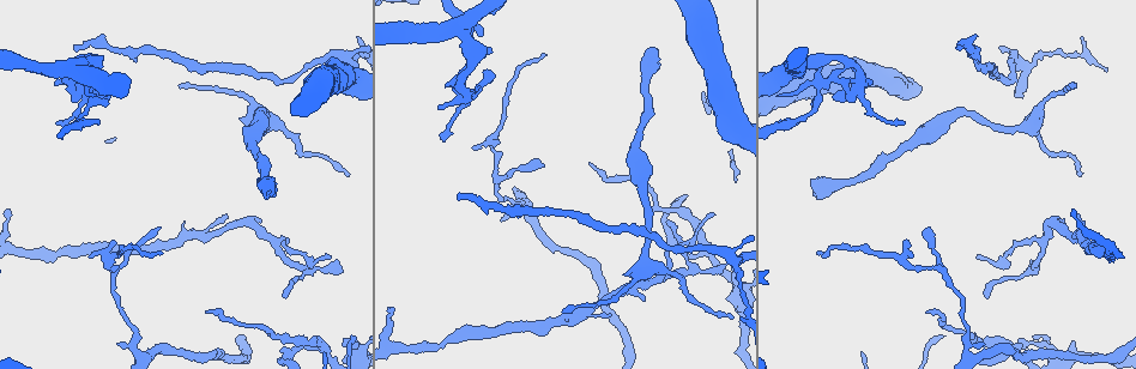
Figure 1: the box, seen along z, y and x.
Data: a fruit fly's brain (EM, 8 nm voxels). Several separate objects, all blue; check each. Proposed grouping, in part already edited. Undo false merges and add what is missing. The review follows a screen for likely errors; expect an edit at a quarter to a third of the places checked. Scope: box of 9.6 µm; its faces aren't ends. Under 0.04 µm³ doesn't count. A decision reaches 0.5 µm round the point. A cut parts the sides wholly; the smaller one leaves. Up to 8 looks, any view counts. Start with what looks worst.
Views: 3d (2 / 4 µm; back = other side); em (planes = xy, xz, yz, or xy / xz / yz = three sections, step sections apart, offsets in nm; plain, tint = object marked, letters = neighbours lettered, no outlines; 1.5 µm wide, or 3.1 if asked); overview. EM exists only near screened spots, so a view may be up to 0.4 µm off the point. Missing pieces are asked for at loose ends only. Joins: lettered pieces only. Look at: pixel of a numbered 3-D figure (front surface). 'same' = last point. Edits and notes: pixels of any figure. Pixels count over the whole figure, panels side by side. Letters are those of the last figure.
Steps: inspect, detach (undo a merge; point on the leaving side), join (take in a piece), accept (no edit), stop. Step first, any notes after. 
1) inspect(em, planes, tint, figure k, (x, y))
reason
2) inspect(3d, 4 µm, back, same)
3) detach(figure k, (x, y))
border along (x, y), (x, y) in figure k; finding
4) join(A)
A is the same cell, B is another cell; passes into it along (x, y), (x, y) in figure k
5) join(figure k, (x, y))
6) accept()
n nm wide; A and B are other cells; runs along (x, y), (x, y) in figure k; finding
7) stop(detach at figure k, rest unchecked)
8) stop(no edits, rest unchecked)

inspect(3d, 2 µm, figure 1, (818, 65))

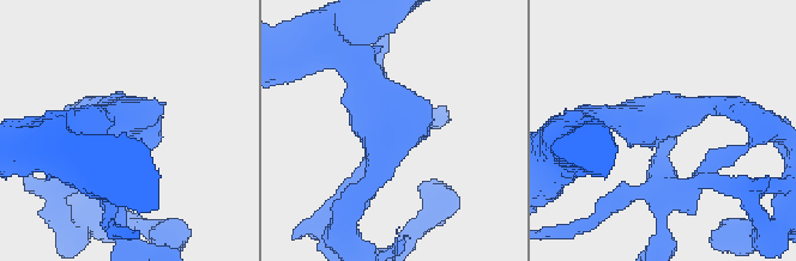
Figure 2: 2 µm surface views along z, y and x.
inspect(em, planes, letters, figure 2, (401, 127))
now the EM

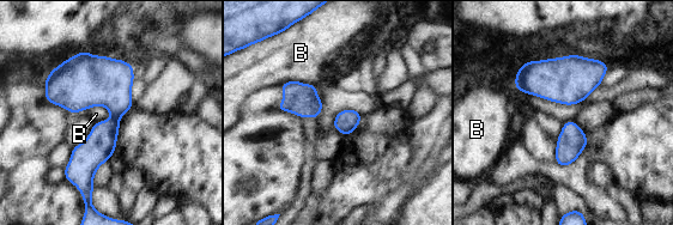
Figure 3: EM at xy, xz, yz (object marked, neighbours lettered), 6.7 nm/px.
detach(figure 3, (97, 149))
B is another cell; a second cell is stuck on

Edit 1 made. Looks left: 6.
inspect(3d, 4 µm, figure 1, (348, 173))
thin end

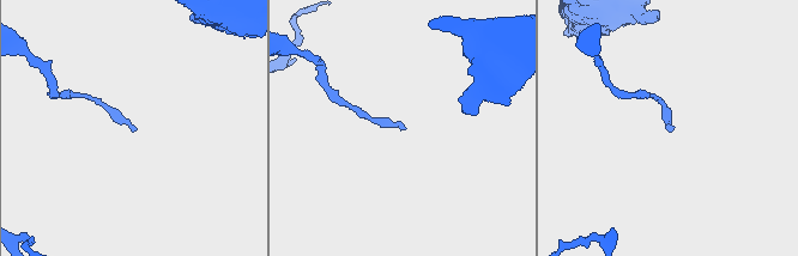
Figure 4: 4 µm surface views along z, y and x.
inspect(em, xz, step 8, letters, figure 4, (403, 128))

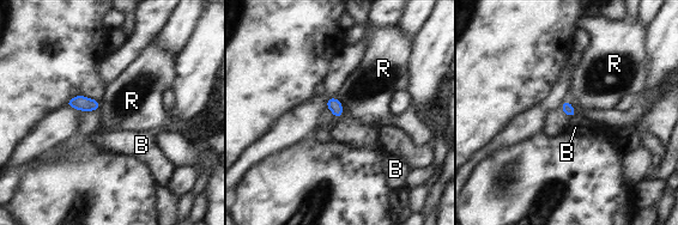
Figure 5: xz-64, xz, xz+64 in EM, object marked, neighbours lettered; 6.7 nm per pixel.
accept()
B and R are other cells; no lettered piece goes on from it

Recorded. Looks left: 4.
inspect(overview)

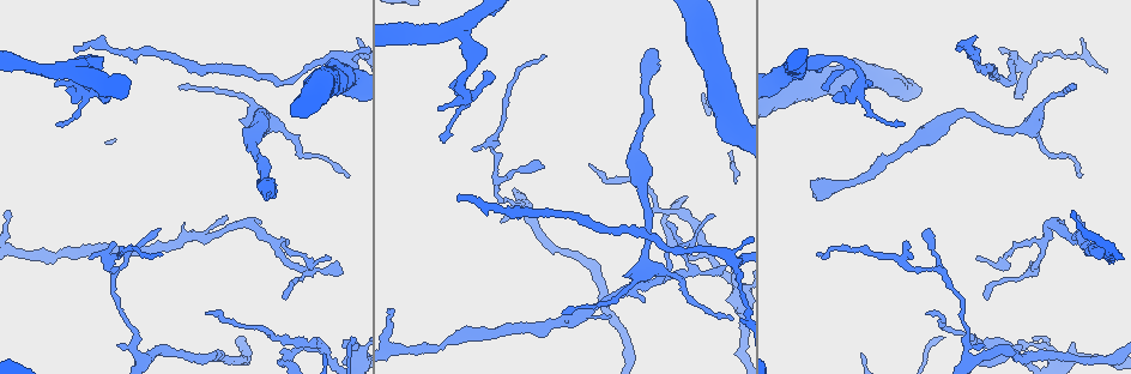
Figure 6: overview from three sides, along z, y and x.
inspect(em, xy, step 8, letters, figure 6, (1026, 67))
branch point

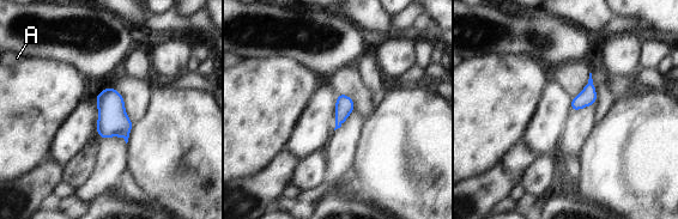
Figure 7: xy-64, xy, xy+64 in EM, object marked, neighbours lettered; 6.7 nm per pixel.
inspect(em, planes, letters, same)

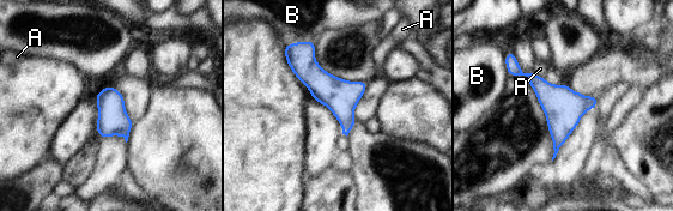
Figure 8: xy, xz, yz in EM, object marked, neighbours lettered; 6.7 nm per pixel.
accept()
200 nm wide; A and B are other cells; border along (532, 71), (537, 76), (543, 77) in figure 8; one cell here

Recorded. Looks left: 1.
stop(detach at figure 3, rest unchecked)

